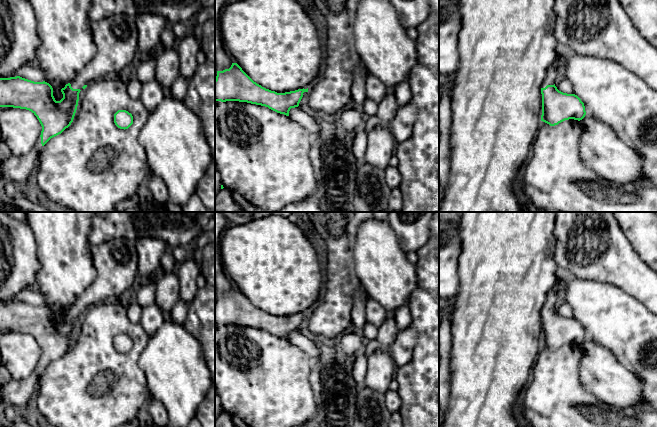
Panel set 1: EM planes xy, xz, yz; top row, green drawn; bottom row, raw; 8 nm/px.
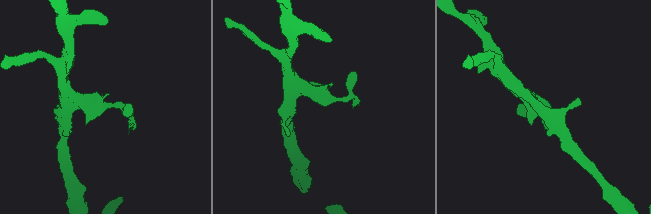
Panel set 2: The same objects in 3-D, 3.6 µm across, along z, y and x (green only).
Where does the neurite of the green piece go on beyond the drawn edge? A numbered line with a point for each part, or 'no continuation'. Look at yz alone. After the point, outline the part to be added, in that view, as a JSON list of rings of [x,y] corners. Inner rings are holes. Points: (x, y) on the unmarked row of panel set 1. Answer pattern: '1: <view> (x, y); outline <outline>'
1: yz (555, 295); outline [[[560,271],[556,284],[554,285],[544,302],[542,312],[545,312],[547,309],[554,309],[555,306],[559,303],[559,301],[562,300],[562,274],[563,272]]]

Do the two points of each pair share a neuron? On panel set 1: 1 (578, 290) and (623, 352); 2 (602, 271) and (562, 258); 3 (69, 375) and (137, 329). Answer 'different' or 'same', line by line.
1: same
2: same
3: same

